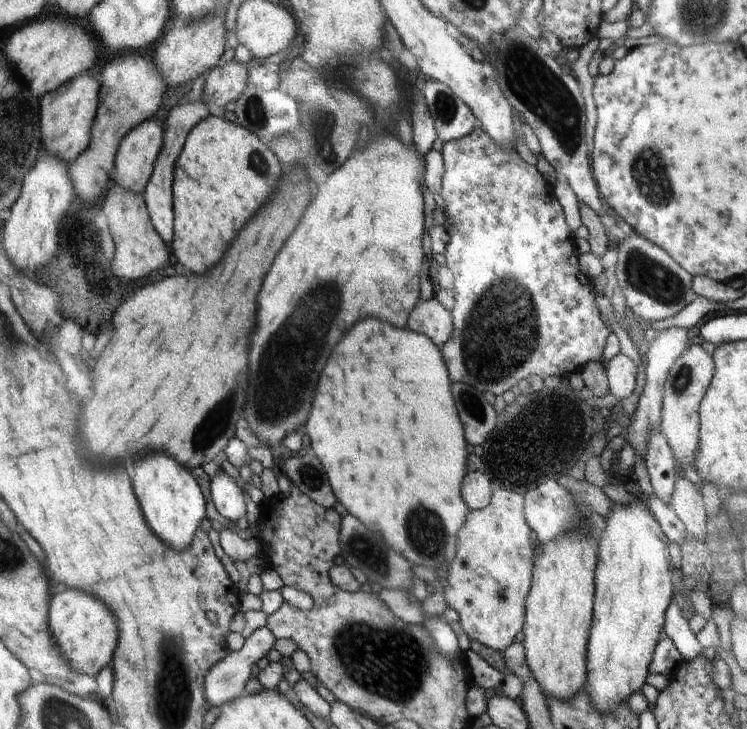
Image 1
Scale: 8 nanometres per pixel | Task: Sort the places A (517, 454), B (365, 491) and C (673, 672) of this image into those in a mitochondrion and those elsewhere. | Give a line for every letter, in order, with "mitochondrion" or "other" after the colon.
A: mitochondrion
B: other
C: other

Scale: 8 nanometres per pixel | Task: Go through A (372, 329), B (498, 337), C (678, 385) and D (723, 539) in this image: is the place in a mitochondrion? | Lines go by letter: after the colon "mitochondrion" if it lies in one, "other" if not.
A: other
B: mitochondrion
C: mitochondrion
D: mitochondrion

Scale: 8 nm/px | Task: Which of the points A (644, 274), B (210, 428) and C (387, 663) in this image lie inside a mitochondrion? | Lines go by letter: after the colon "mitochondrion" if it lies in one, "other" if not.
A: mitochondrion
B: mitochondrion
C: mitochondrion

